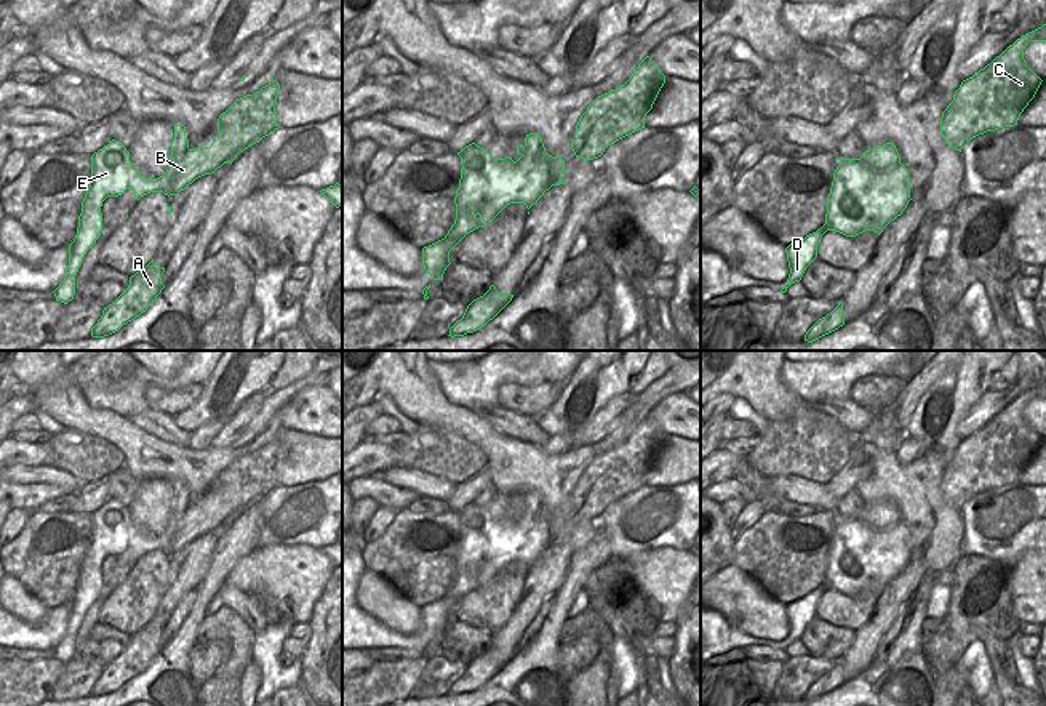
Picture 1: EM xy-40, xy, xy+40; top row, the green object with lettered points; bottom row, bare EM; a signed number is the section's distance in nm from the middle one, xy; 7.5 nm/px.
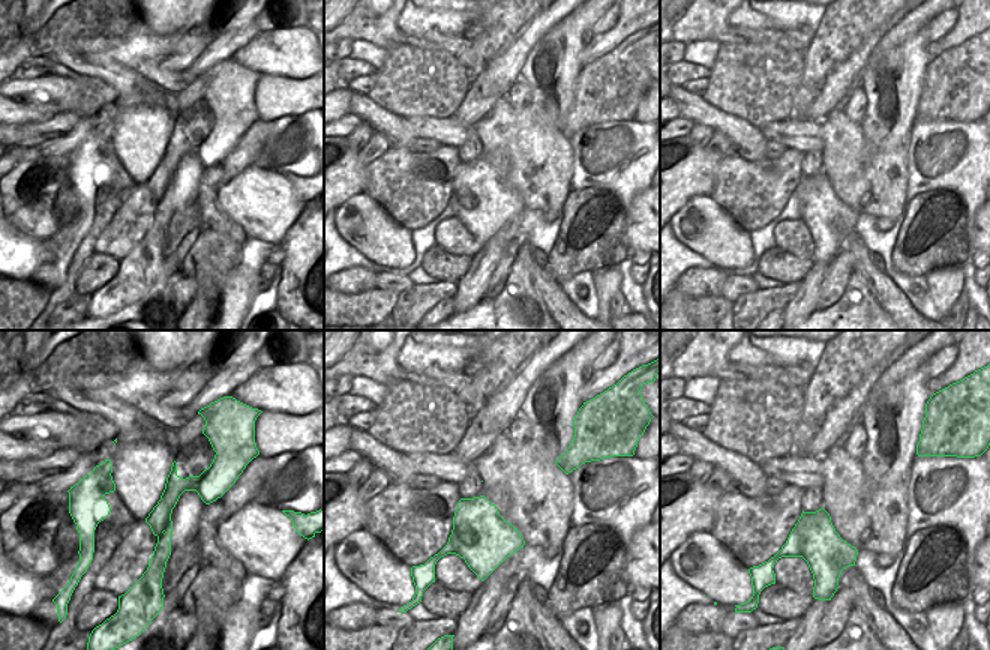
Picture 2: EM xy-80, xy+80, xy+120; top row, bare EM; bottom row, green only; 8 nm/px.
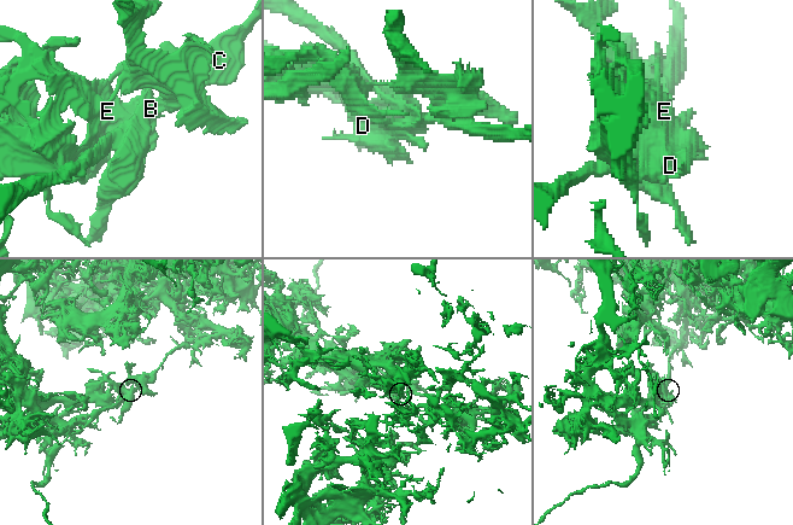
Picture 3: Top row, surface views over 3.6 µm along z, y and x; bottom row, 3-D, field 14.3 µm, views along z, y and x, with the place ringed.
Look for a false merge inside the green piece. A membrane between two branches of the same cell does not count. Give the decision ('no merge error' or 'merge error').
merge error

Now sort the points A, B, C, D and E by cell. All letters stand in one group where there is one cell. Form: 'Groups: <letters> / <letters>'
Groups: A B D E / C

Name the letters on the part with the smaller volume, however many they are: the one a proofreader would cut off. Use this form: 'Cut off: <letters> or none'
Cut off: C

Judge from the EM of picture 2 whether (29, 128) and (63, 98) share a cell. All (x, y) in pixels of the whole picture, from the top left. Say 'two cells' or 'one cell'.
two cells

